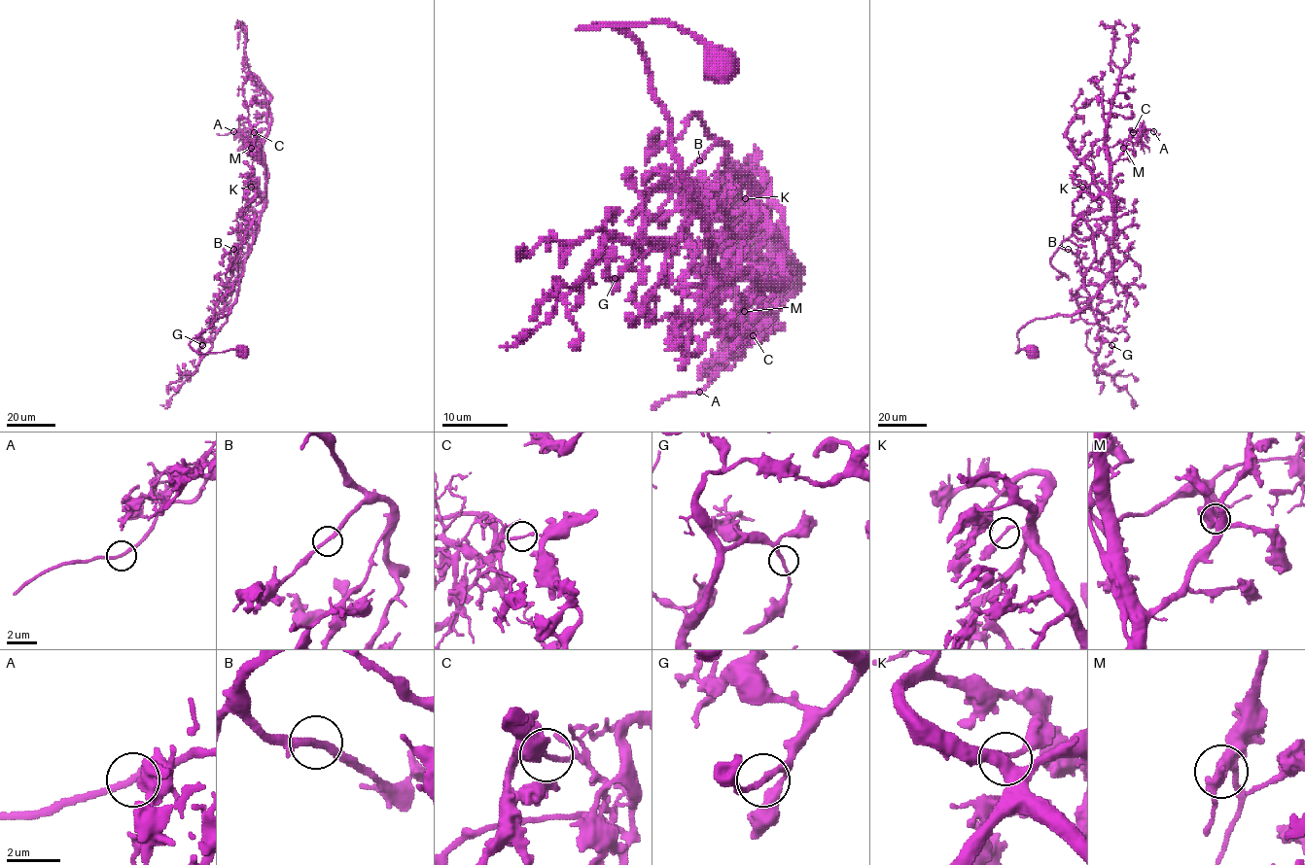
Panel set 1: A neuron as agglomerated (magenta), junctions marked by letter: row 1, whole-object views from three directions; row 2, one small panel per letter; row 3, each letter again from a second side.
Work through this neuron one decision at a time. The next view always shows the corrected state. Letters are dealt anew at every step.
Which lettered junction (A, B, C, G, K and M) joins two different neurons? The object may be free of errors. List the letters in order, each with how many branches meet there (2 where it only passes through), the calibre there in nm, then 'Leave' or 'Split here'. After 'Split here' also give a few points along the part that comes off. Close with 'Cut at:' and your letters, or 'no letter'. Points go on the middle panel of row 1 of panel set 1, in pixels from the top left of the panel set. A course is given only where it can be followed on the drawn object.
A: Branches: 2. Thickness 240 nm. Leave
B: Branches: 2. Thickness 260 nm. Leave
C: Branches: 2. Thickness 140 nm. Split here. Course of the part to remove: (752, 335), (735, 349), (739, 357), (730, 367), (723, 367), (697, 392), (671, 395), (652, 408)
G: Branches: 2. Thickness 220 nm. Leave
K: Branches: 2. Thickness 190 nm. Leave
M: Branches: 2. Thickness 200 nm. Leave
Cut at: C

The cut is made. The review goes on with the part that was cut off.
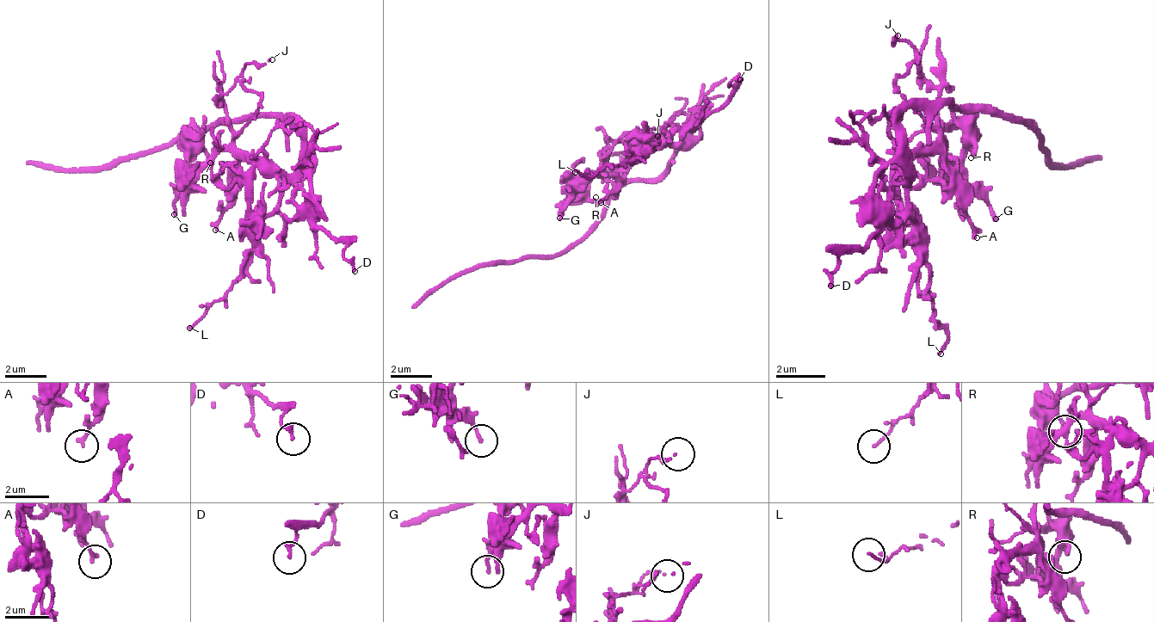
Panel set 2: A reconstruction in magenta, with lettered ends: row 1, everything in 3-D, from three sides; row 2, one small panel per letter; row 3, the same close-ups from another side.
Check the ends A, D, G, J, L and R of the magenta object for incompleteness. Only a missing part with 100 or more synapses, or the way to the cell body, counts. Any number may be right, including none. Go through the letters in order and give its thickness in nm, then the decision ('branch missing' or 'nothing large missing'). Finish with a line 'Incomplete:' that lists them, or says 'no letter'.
A: 170 nm thick; nothing large missing
D: 150 nm thick; nothing large missing
G: 160 nm thick; nothing large missing
J: 140 nm thick; nothing large missing
L: 100 nm thick; nothing large missing
R: 200 nm thick; nothing large missing
Incomplete: no letter

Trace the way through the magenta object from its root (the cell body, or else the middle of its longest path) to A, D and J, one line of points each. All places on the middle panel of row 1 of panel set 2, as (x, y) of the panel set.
A: (652, 182), (683, 136), (678, 126), (652, 131), (621, 172), (621, 182), (601, 202)
D: (652, 182), (668, 167), (673, 151), (699, 131), (699, 115), (709, 115), (730, 95), (730, 84), (740, 79)
J: (652, 182), (683, 136), (678, 126), (652, 131), (621, 172), (606, 162), (637, 136), (657, 136)

